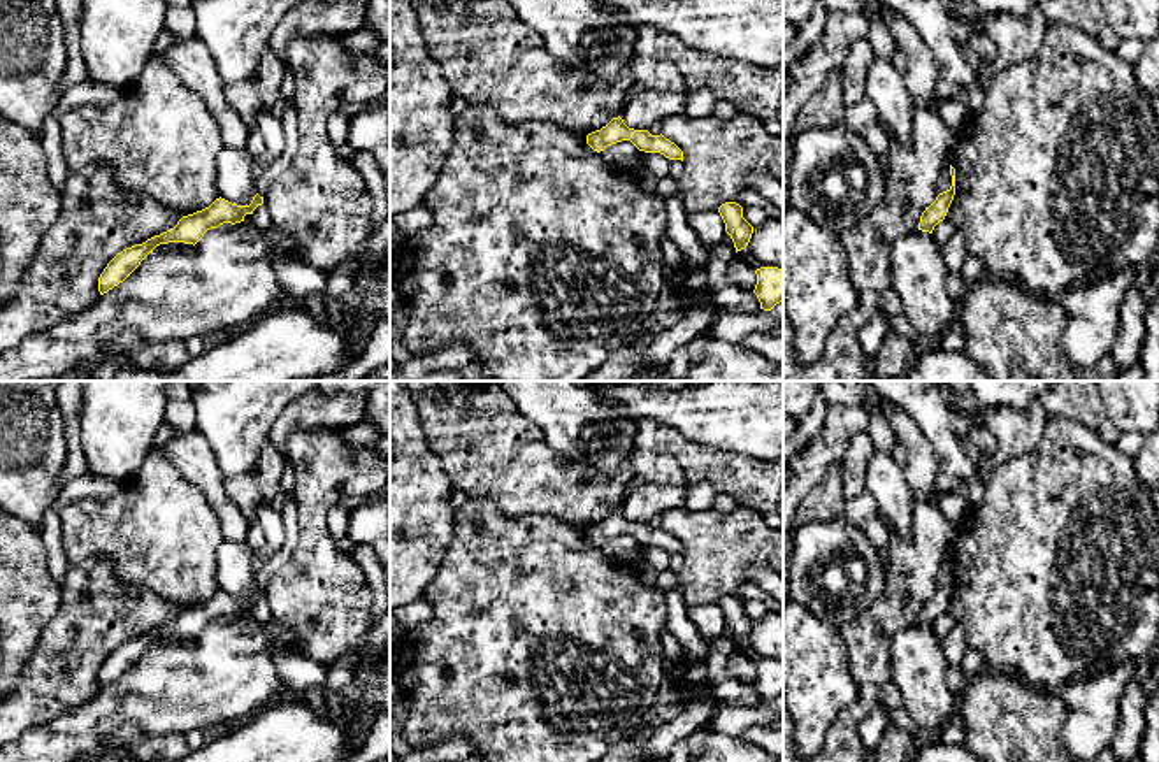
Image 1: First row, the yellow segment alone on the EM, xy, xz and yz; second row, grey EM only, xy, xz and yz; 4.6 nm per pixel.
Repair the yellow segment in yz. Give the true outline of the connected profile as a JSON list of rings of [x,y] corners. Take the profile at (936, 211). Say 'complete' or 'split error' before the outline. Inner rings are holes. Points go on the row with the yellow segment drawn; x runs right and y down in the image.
complete; [[[950,165],[952,186],[939,193],[920,216],[918,230],[932,234],[934,226],[945,219],[955,195],[955,169]]]

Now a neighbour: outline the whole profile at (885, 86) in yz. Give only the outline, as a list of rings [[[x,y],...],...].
[[[880,54],[873,56],[866,75],[866,97],[873,102],[889,132],[903,144],[910,144],[915,105],[904,75],[894,67],[892,60]]]

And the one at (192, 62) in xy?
[[[198,37],[174,44],[162,53],[170,70],[193,91],[197,91],[214,118],[225,147],[244,149],[249,135],[248,125],[225,100],[223,83],[216,63]]]

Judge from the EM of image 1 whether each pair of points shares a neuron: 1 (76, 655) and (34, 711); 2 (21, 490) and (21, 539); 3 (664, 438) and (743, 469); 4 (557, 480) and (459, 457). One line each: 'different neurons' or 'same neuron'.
1: same neuron
2: different neurons
3: same neuron
4: same neuron

